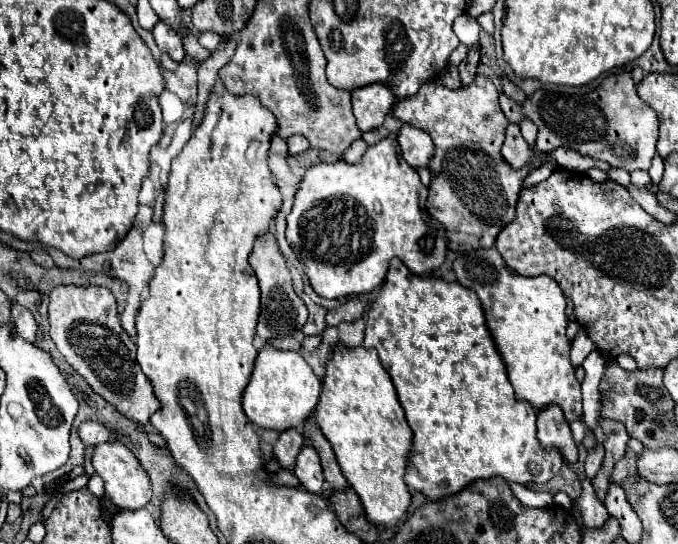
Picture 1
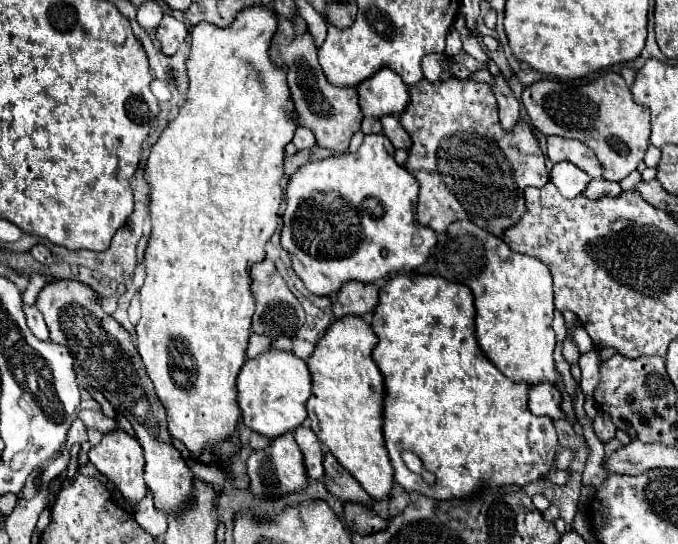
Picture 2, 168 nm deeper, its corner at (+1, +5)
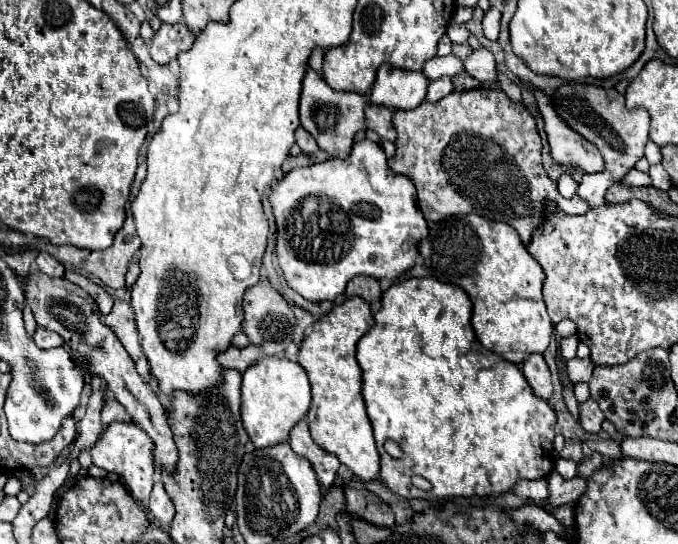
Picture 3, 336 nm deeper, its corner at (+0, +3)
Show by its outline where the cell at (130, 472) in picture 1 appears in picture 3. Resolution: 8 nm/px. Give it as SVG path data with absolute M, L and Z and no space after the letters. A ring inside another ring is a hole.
M113 422L105 428L105 432L101 434L101 438L97 440L97 444L89 450L93 464L107 470L107 472L115 472L119 474L121 482L127 486L127 490L131 492L131 496L145 504L153 482L155 482L155 474L153 474L153 454L151 454L153 442L147 434L143 434L143 430L139 430L139 426L135 426L133 422L125 424L125 422Z

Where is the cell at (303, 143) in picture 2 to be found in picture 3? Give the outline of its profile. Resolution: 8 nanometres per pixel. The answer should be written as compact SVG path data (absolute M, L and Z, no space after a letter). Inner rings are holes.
M301 126L295 130L295 142L297 142L297 146L301 148L303 154L315 154L315 152L319 152L319 146L317 146L315 138L305 128L301 128Z

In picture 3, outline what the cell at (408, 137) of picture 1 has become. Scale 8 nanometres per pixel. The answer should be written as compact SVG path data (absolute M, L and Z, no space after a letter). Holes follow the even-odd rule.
M367 106L365 108L365 120L367 120L367 128L375 130L381 140L389 140L389 142L395 142L397 134L395 134L395 128L393 128L393 122L391 122L393 114L391 110L383 108L383 106Z

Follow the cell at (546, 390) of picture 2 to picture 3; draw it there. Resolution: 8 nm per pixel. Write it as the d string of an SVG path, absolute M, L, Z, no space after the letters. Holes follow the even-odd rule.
M541 354L529 356L529 358L523 362L521 370L523 370L525 380L527 380L529 386L533 388L533 392L535 392L539 398L551 402L551 396L553 396L551 372L549 372L549 368L547 368L543 356L541 356Z

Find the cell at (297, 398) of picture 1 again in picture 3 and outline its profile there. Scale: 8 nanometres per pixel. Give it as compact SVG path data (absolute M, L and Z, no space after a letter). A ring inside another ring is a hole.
M263 356L243 374L241 418L249 438L257 448L287 442L291 428L307 416L309 404L311 404L309 380L307 372L299 366L299 362L279 356Z

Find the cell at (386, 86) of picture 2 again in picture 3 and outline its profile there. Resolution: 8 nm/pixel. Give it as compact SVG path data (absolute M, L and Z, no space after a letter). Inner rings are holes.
M383 64L371 88L369 102L373 106L413 110L425 100L427 86L429 80L423 76L423 72L409 72L409 70L399 70L391 64Z

